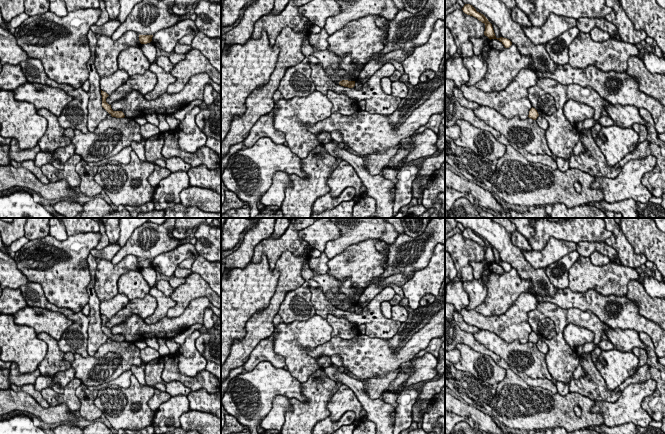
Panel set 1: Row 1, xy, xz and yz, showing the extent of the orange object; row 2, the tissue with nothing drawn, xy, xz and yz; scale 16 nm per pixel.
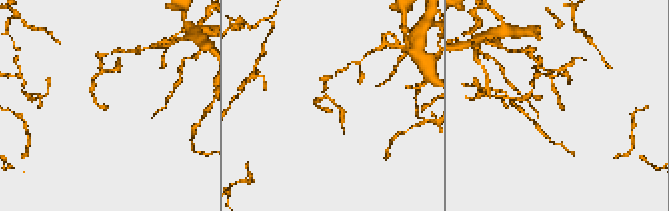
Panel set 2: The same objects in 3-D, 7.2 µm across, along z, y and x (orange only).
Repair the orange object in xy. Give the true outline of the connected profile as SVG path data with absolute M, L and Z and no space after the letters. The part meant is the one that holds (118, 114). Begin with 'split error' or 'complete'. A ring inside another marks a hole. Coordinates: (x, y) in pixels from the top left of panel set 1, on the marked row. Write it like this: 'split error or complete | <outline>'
complete | M101 90L102 95L102 107L112 116L116 118L124 118L125 115L122 111L113 111L111 105L106 102L106 98L109 96L106 92Z

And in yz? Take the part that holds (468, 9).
complete | M465 4L462 10L465 14L473 16L485 24L484 35L487 36L490 40L491 39L499 40L504 45L505 48L509 48L512 45L512 42L507 38L503 38L503 37L497 38L495 36L492 24L488 21L488 19L483 14L477 12L472 5Z

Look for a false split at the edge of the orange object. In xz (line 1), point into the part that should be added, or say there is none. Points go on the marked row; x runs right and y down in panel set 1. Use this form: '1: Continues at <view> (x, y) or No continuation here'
1: No continuation here

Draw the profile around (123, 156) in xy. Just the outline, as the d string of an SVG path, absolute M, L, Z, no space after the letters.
M131 146L125 147L118 154L108 158L107 160L115 160L122 164L128 164L130 162L130 154L132 151Z

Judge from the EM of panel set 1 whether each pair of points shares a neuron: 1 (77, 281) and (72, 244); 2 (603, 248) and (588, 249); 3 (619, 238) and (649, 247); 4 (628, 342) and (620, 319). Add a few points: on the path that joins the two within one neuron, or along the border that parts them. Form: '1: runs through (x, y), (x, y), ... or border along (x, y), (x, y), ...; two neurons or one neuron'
1: runs through (72, 272), (72, 253); one neuron
2: runs through (599, 248), (592, 248); one neuron
3: border along (620, 228), (633, 250), (642, 253), (646, 257); two neurons
4: border along (609, 326), (633, 329), (638, 333); two neurons

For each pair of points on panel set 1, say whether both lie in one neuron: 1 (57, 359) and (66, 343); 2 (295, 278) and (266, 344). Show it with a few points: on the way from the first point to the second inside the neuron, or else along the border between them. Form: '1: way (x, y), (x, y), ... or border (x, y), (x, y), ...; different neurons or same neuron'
1: border (57, 341), (58, 347), (64, 353); different neurons
2: border (272, 333), (263, 338), (252, 350); different neurons

